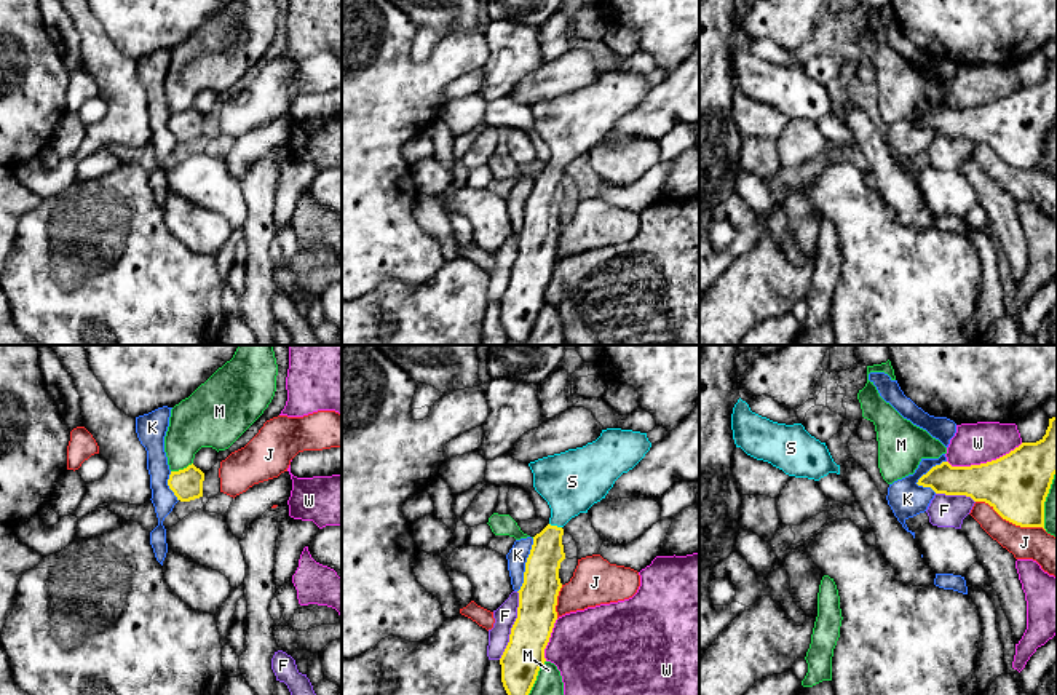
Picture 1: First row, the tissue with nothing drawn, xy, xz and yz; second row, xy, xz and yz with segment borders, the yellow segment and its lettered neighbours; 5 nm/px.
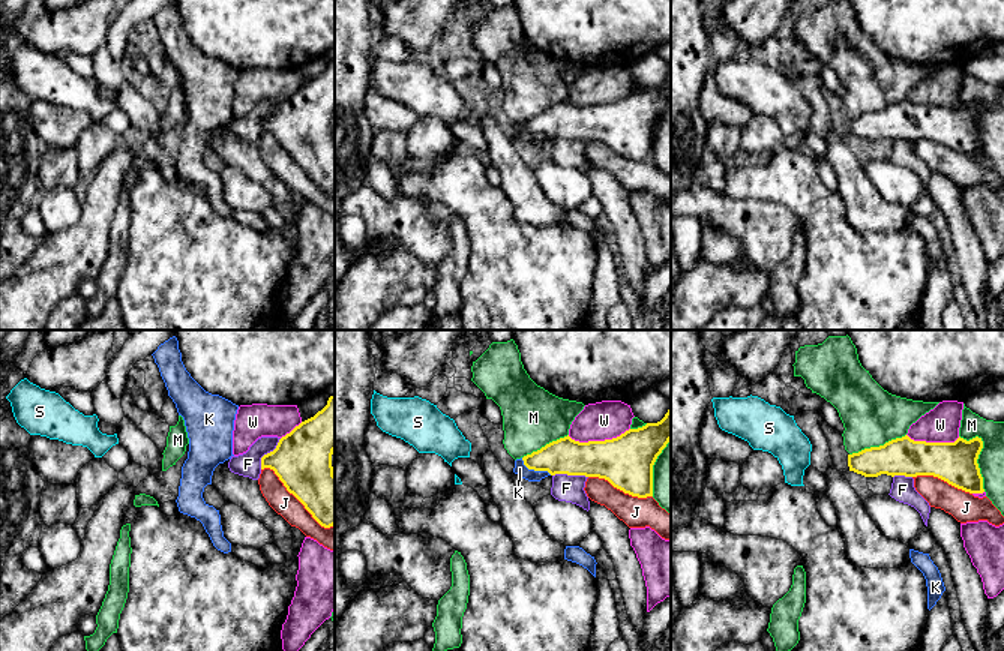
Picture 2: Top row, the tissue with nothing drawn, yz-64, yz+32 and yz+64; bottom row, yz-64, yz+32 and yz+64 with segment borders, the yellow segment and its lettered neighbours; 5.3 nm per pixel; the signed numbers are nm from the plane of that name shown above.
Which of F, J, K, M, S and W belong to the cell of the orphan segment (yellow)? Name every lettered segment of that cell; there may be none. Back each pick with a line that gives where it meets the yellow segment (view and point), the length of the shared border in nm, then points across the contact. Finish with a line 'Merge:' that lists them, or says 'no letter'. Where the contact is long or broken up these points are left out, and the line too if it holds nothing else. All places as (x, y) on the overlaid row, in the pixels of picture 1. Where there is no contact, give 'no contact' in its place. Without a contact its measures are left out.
S: meets yellow in xz at (556, 526); contact 70 nm long; runs through xz (542, 569), (548, 542), (556, 526), (572, 481)
Merge: S

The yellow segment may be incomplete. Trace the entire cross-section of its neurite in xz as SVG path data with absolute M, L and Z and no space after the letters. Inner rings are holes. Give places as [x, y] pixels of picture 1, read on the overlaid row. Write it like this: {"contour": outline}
{"contour": "M607 428L600 436L583 447L568 449L530 462L535 490L551 508L549 524L533 537L525 562L524 583L519 593L517 618L511 628L509 642L500 658L501 682L508 695L528 695L540 668L544 665L544 649L557 620L557 596L562 588L559 578L560 562L565 559L562 535L564 526L580 513L605 498L615 481L632 470L650 451L647 433Z"}

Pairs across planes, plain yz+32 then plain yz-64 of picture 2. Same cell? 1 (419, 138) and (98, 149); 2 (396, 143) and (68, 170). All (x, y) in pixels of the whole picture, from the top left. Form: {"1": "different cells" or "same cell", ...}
{"1": "same cell", "2": "same cell"}

